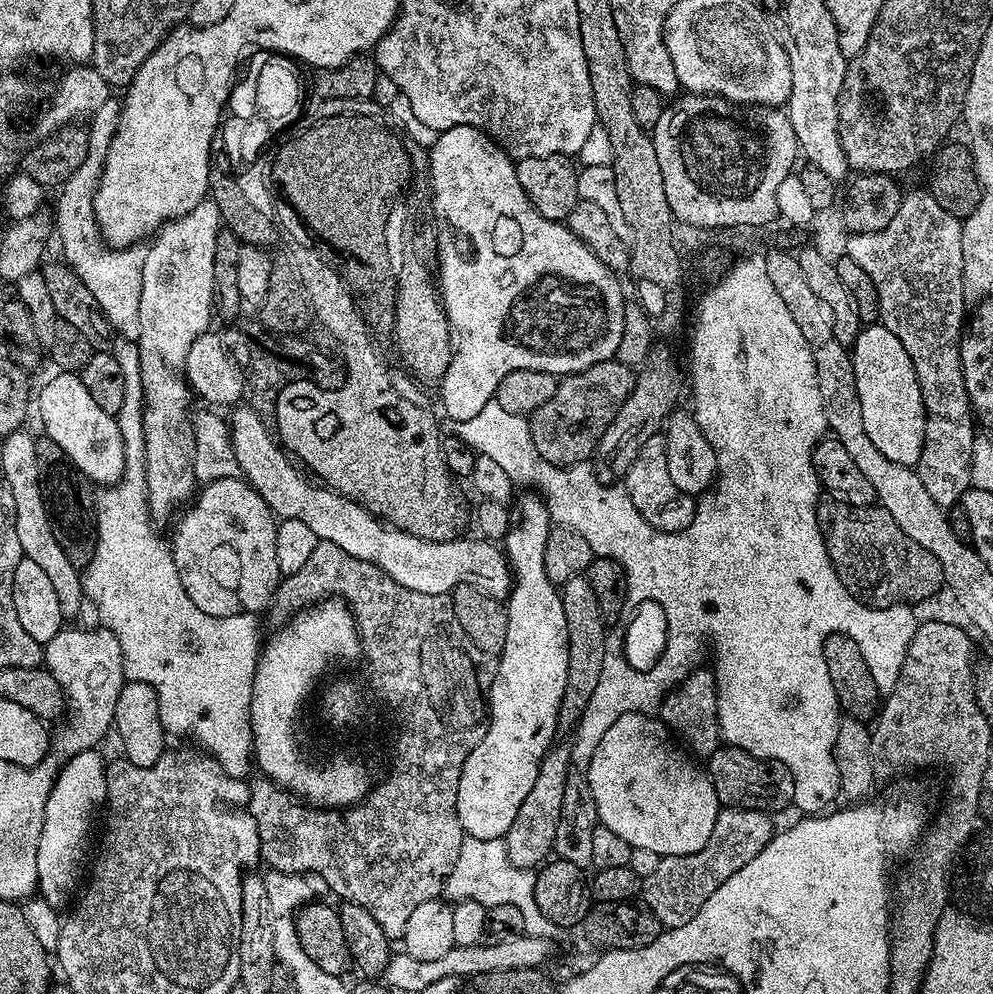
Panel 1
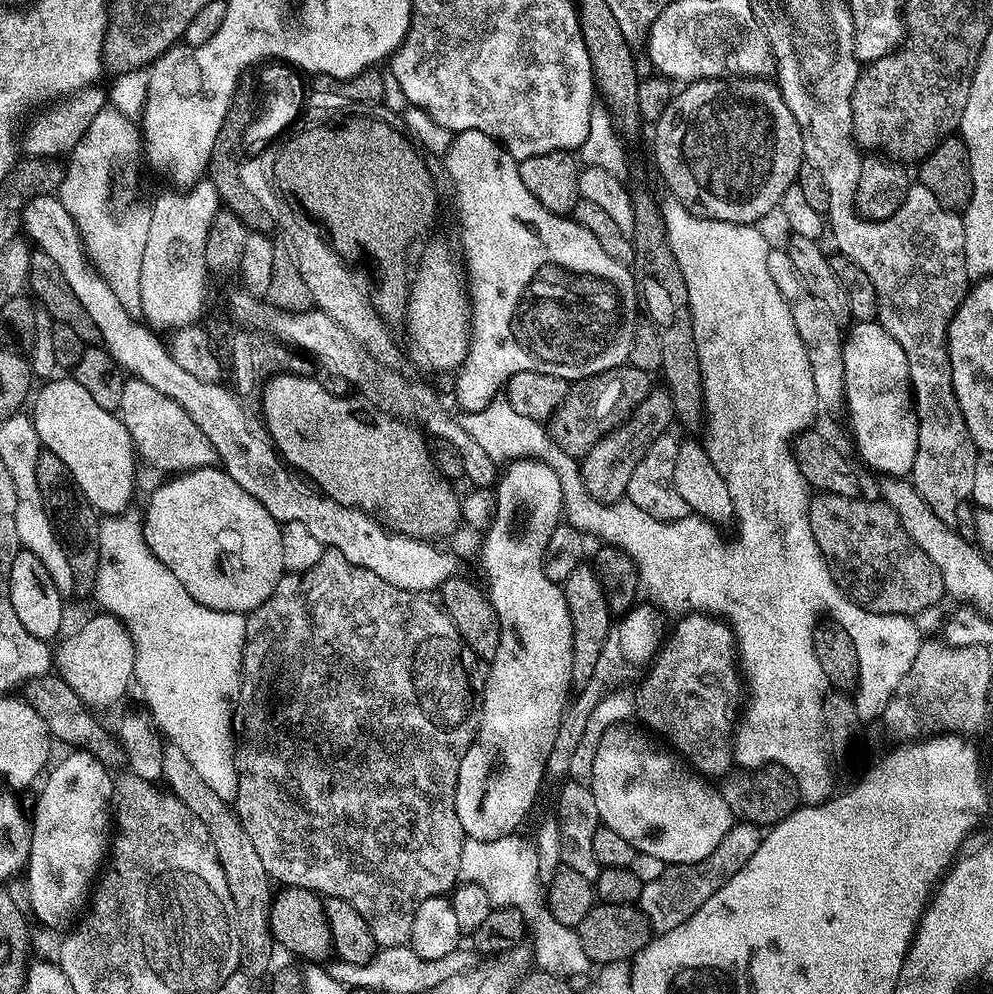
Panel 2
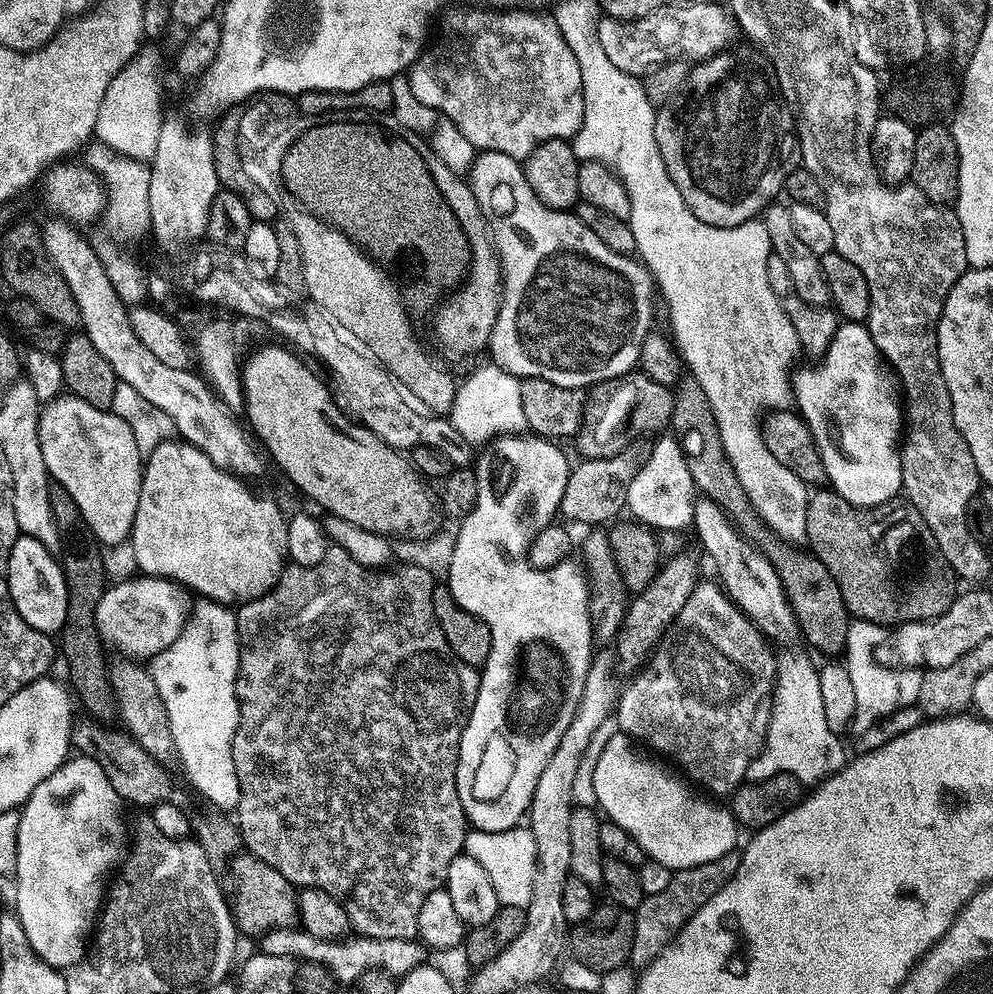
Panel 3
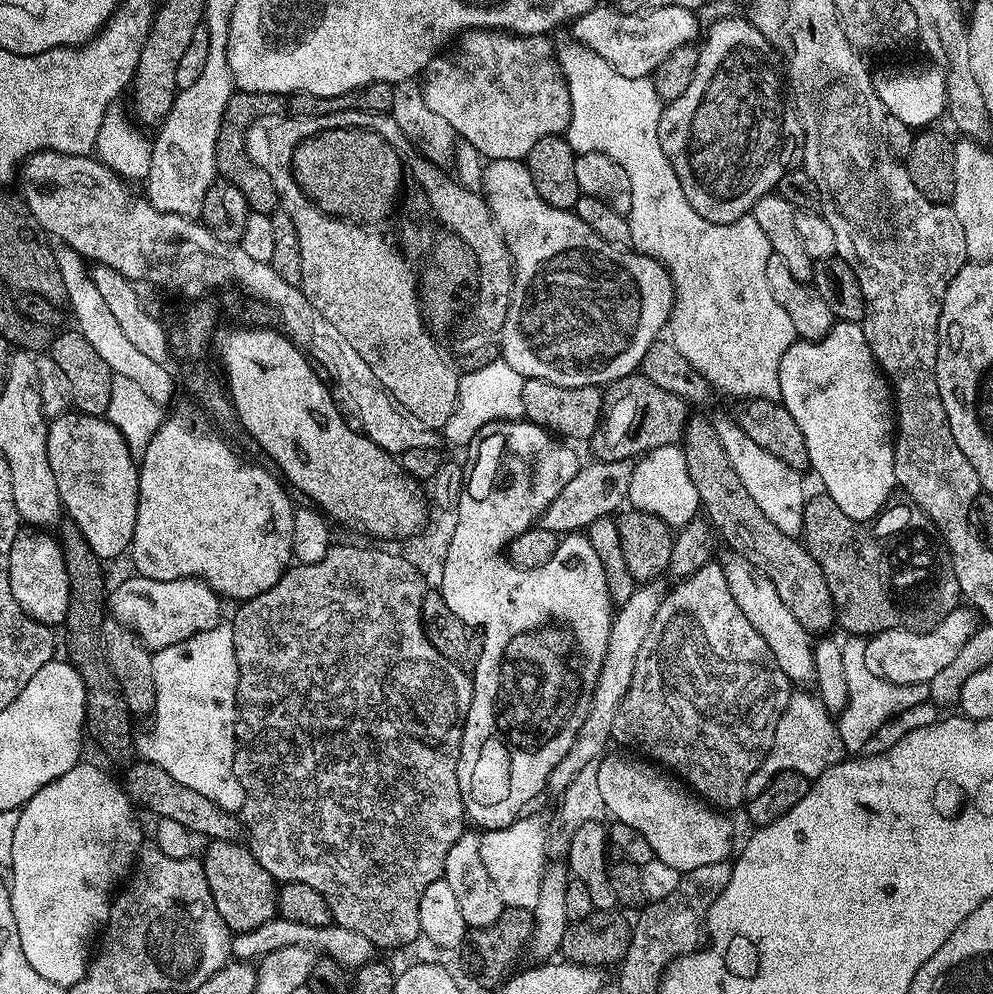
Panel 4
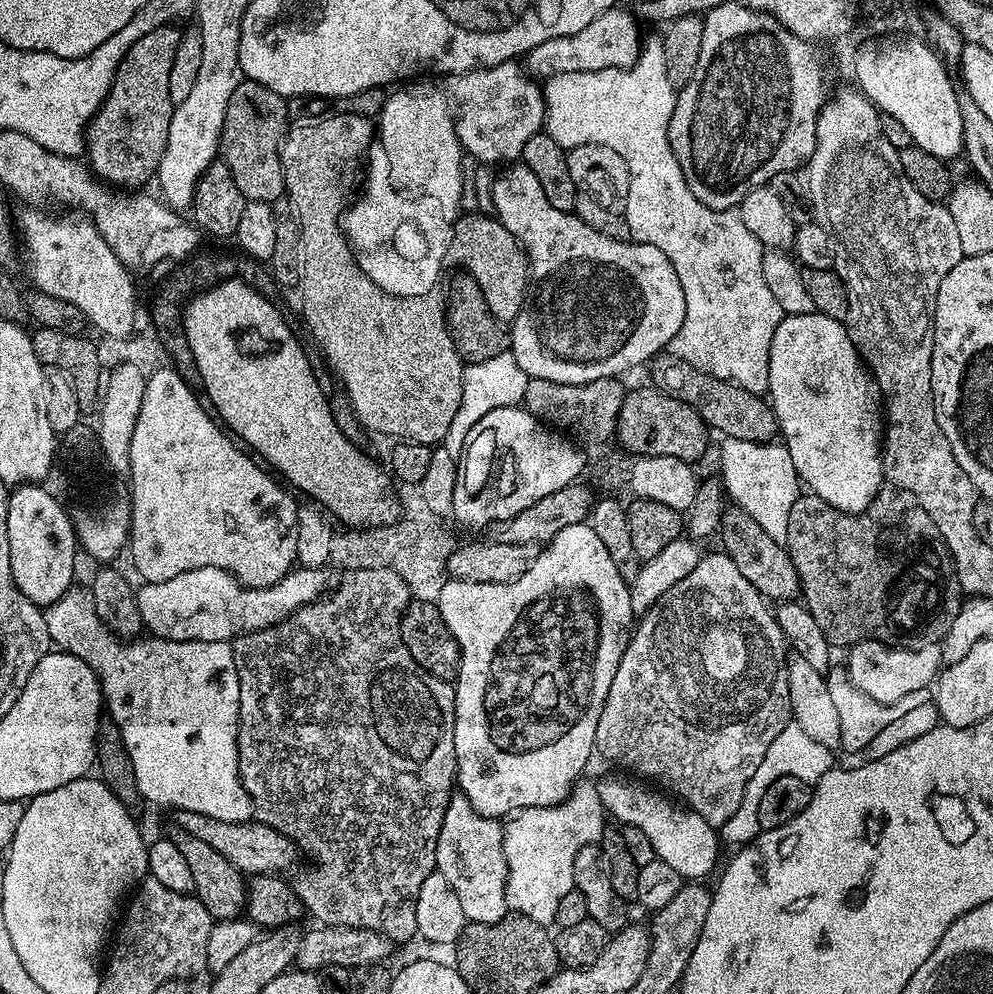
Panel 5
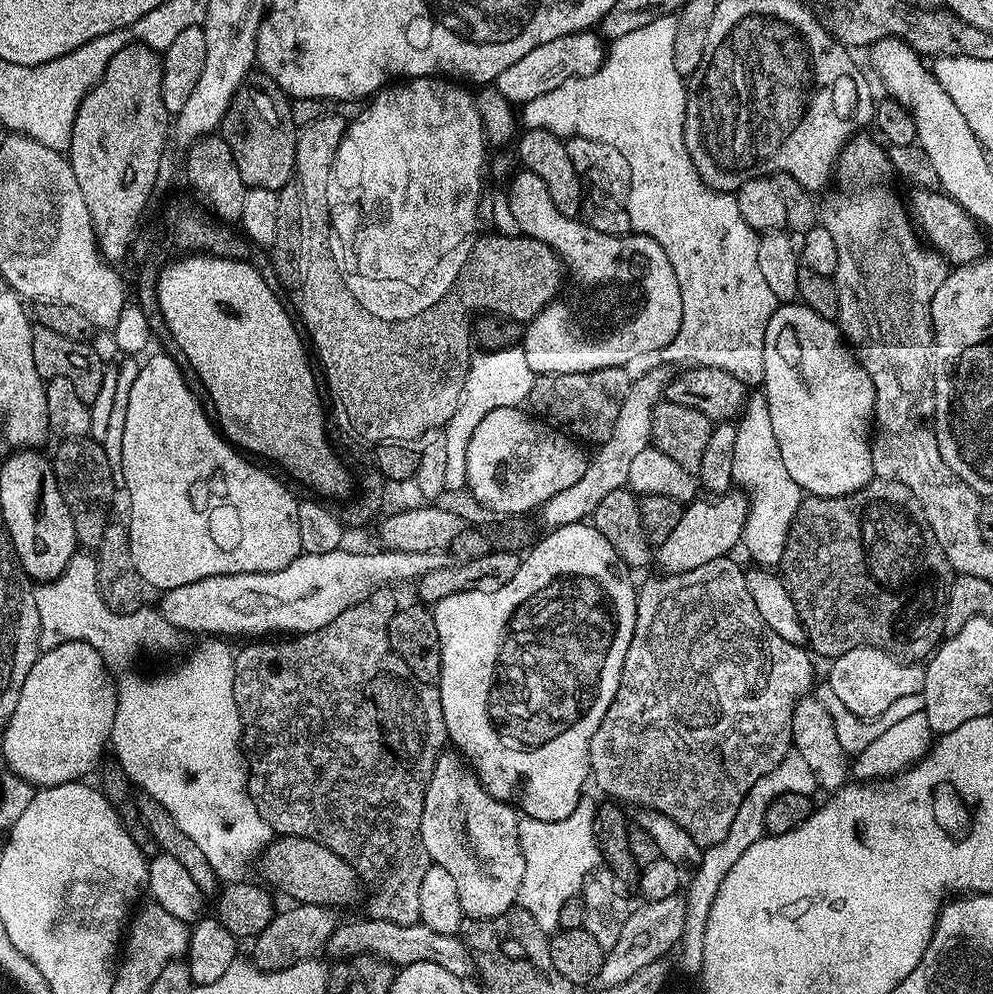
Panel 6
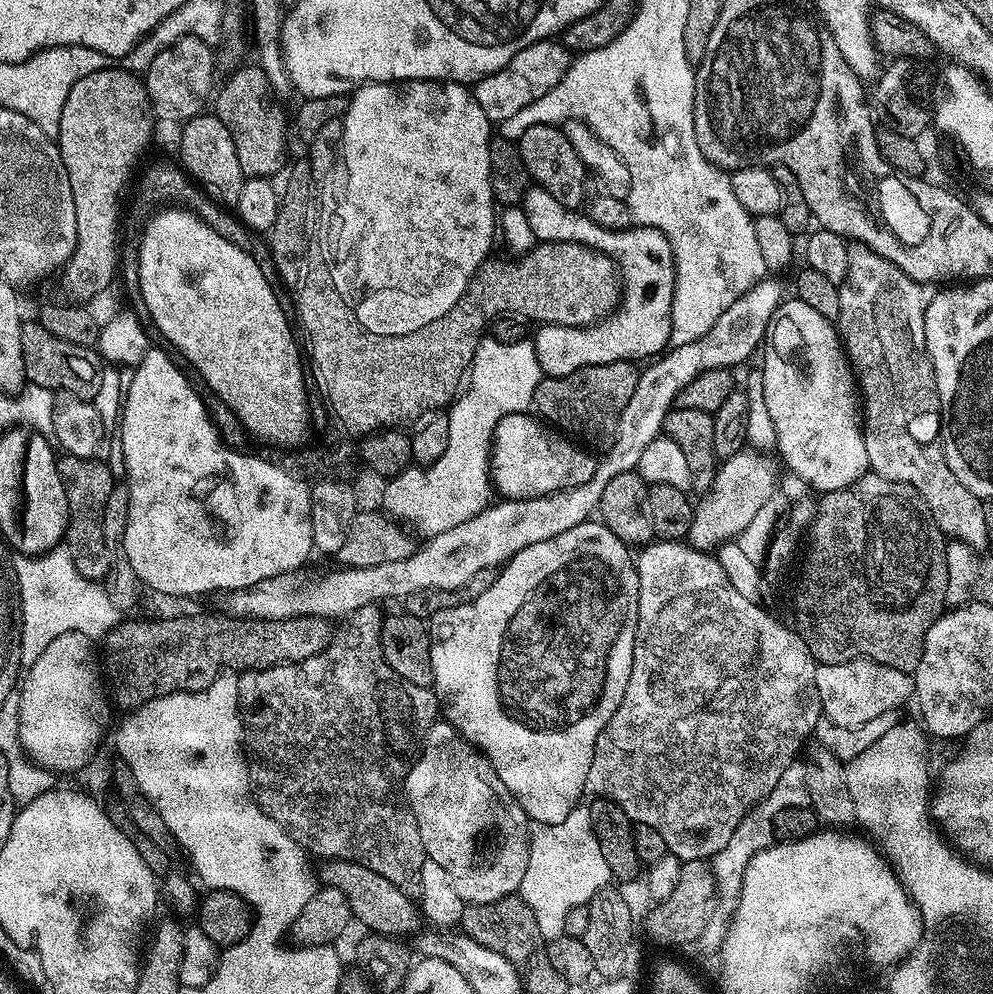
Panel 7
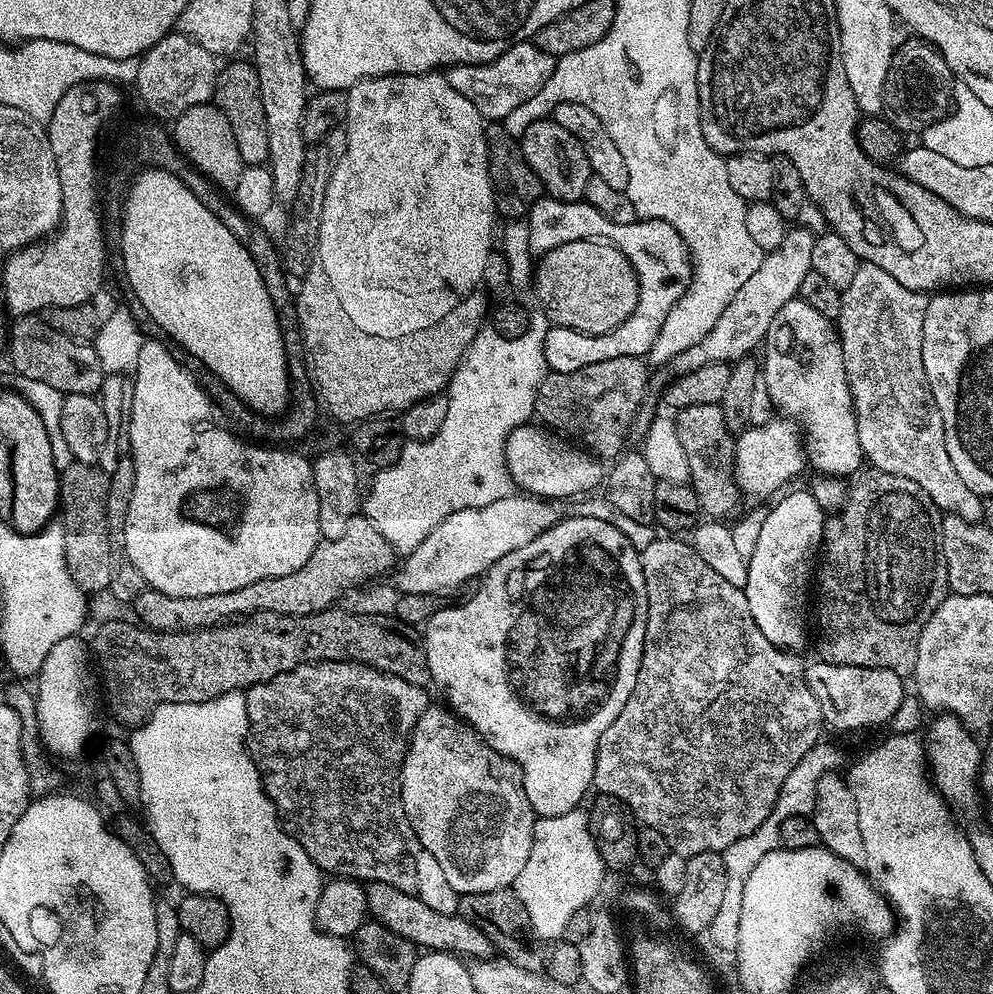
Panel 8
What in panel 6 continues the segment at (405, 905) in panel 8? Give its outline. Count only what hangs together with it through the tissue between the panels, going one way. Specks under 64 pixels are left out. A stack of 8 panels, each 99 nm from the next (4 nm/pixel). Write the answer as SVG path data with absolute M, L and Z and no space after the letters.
M280 836L273 839L266 849L268 856L268 880L277 893L285 892L289 901L296 904L352 904L362 896L360 875L341 858L326 846L314 842L310 838L301 836Z

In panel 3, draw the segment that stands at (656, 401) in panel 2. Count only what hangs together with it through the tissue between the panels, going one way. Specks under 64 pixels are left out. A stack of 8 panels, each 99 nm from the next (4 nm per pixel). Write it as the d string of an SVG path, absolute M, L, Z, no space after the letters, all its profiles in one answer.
M641 438L625 443L620 452L613 456L597 460L581 459L579 461L581 464L577 468L575 465L568 473L559 515L565 516L565 518L563 517L565 521L577 520L580 524L592 524L588 526L604 526L615 521L619 517L616 515L620 511L622 513L625 511L630 482L634 482L634 474L638 474L638 470L642 470L646 458L650 458L652 446L651 439Z

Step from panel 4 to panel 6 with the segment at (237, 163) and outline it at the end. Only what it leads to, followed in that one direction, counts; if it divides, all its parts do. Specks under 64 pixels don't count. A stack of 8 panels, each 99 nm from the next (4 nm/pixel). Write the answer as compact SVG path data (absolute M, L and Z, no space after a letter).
M253 71L240 83L222 118L218 135L226 142L226 146L230 146L230 154L234 154L234 162L238 162L238 174L242 174L242 182L247 188L279 192L282 186L293 183L298 129L292 120L292 106L289 97L264 72Z

